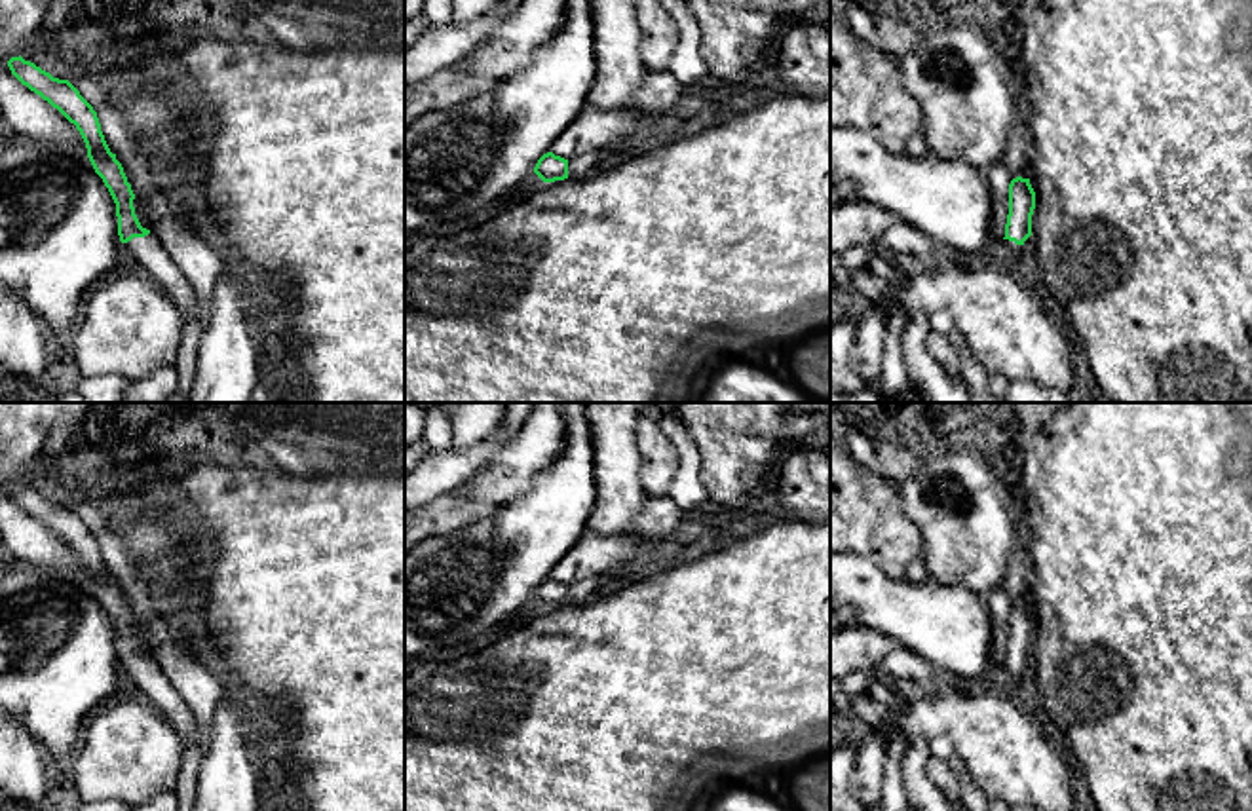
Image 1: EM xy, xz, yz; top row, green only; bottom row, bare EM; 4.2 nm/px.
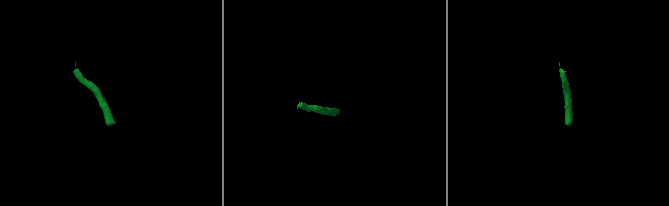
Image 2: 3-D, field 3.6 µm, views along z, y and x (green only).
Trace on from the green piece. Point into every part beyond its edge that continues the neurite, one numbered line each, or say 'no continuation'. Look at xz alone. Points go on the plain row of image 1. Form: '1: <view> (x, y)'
no continuation

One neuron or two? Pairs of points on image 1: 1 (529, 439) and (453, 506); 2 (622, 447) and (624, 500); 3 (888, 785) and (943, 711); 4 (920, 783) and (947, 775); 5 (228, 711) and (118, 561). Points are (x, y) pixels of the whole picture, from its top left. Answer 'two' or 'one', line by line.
1: one
2: one
3: two
4: two
5: two

